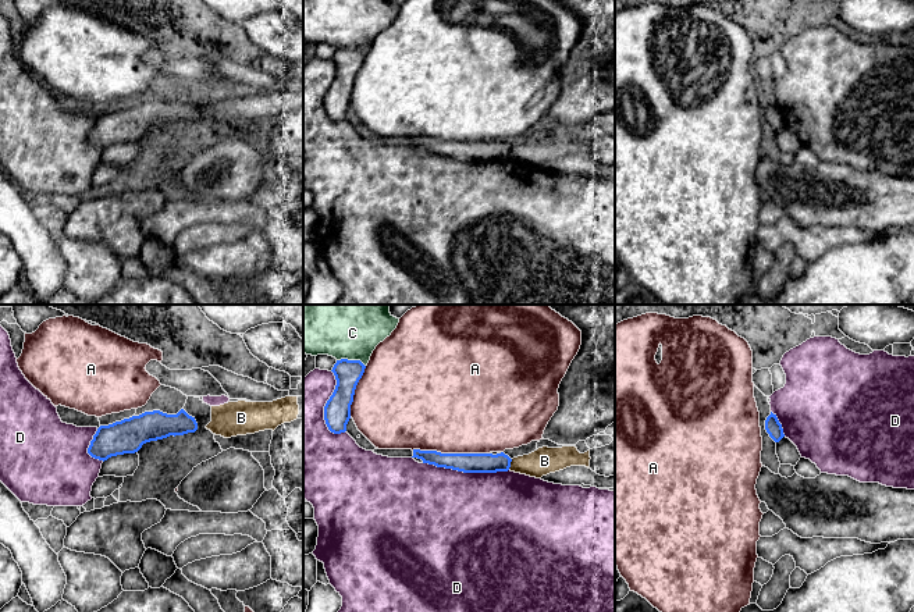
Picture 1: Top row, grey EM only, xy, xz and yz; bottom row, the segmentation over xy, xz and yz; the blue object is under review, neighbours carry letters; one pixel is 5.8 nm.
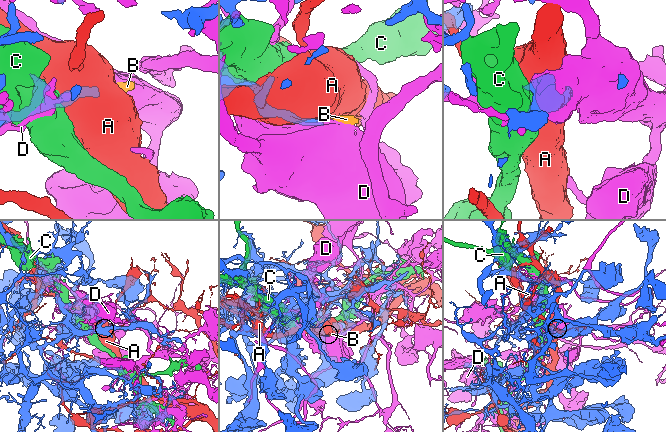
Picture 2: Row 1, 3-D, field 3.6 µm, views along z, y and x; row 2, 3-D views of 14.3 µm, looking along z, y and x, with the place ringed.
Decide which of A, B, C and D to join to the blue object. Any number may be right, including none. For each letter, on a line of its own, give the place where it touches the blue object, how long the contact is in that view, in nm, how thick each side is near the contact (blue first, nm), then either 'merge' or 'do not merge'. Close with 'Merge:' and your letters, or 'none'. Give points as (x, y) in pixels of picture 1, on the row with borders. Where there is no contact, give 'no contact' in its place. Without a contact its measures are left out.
A: meets blue in xz at (451, 454); contact 440 nm long; 110 nm thick on the blue side, 500 nm on the other; do not merge
B: meets blue in xz at (509, 465); contact 70 nm long; 110 nm thick on the blue side, 160 nm on the other; do not merge
C: meets blue in xz at (351, 360); contact 170 nm long; 150 nm thick on the blue side, 480 nm on the other; do not merge
D: meets blue in xz at (466, 472); contact 500 nm long; 110 nm thick on the blue side, 500 nm on the other; do not merge
Merge: none

